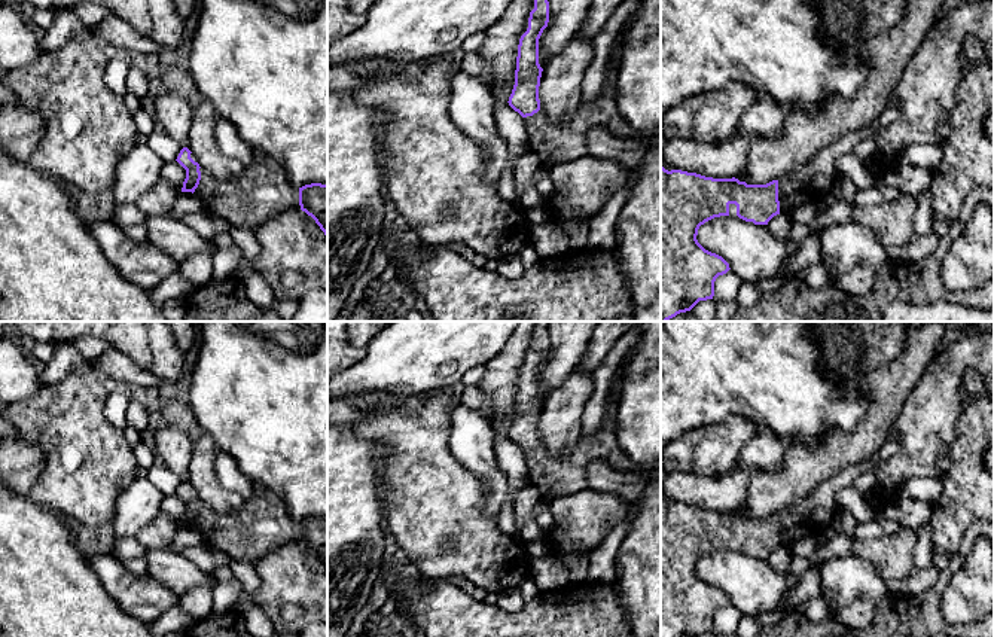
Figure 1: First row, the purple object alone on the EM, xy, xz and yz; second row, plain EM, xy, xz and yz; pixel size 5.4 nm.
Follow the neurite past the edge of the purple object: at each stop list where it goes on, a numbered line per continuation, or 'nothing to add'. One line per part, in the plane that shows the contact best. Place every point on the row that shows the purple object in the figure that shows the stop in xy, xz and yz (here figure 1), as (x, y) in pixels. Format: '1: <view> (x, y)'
1: yz (811, 182)

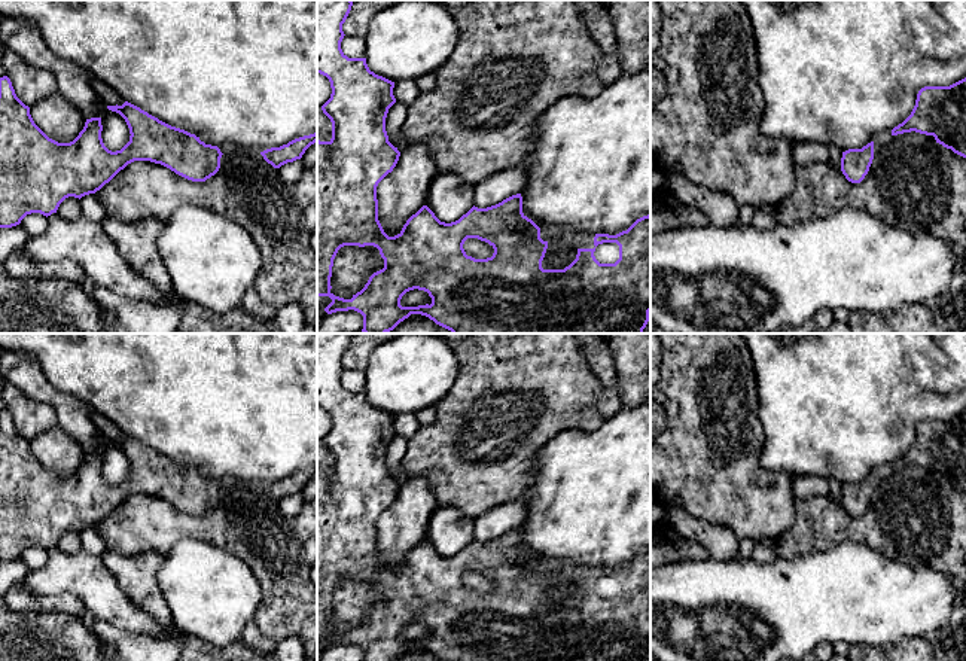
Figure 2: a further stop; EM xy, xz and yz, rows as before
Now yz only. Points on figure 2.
1: yz (880, 139)

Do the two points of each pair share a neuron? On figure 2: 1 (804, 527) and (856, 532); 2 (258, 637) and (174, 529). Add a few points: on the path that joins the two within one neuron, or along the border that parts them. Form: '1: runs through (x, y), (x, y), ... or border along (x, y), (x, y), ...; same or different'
1: runs through (817, 527), (843, 527); same
2: border along (253, 621), (264, 634), (277, 642); different

